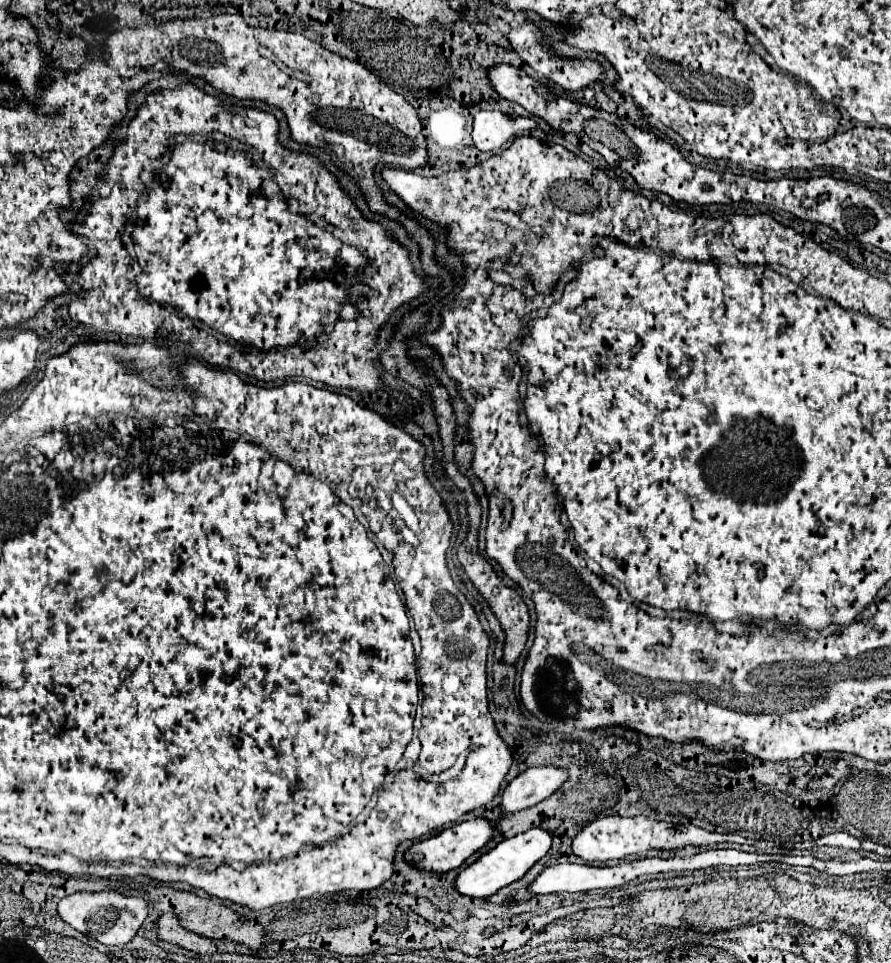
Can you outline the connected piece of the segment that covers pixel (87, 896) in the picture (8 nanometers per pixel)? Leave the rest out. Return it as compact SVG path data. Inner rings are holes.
M75 892L65 896L57 904L57 914L63 922L71 924L75 930L83 932L91 940L107 946L127 944L135 938L143 920L147 918L147 902L141 898L129 898L119 892Z

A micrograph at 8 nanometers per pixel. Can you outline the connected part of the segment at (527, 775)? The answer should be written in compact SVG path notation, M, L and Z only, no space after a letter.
M539 766L527 768L513 782L507 784L501 796L501 816L509 816L513 812L525 810L553 792L567 780L567 772L555 766Z

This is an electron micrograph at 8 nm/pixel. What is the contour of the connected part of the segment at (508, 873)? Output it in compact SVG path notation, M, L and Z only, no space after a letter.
M531 828L525 830L517 836L505 838L503 842L499 842L493 850L481 854L471 866L463 868L457 878L453 880L453 888L463 894L463 896L471 896L471 898L485 898L495 894L499 888L519 880L539 858L543 858L549 848L551 848L551 840L553 836L549 832L543 832L541 828Z

